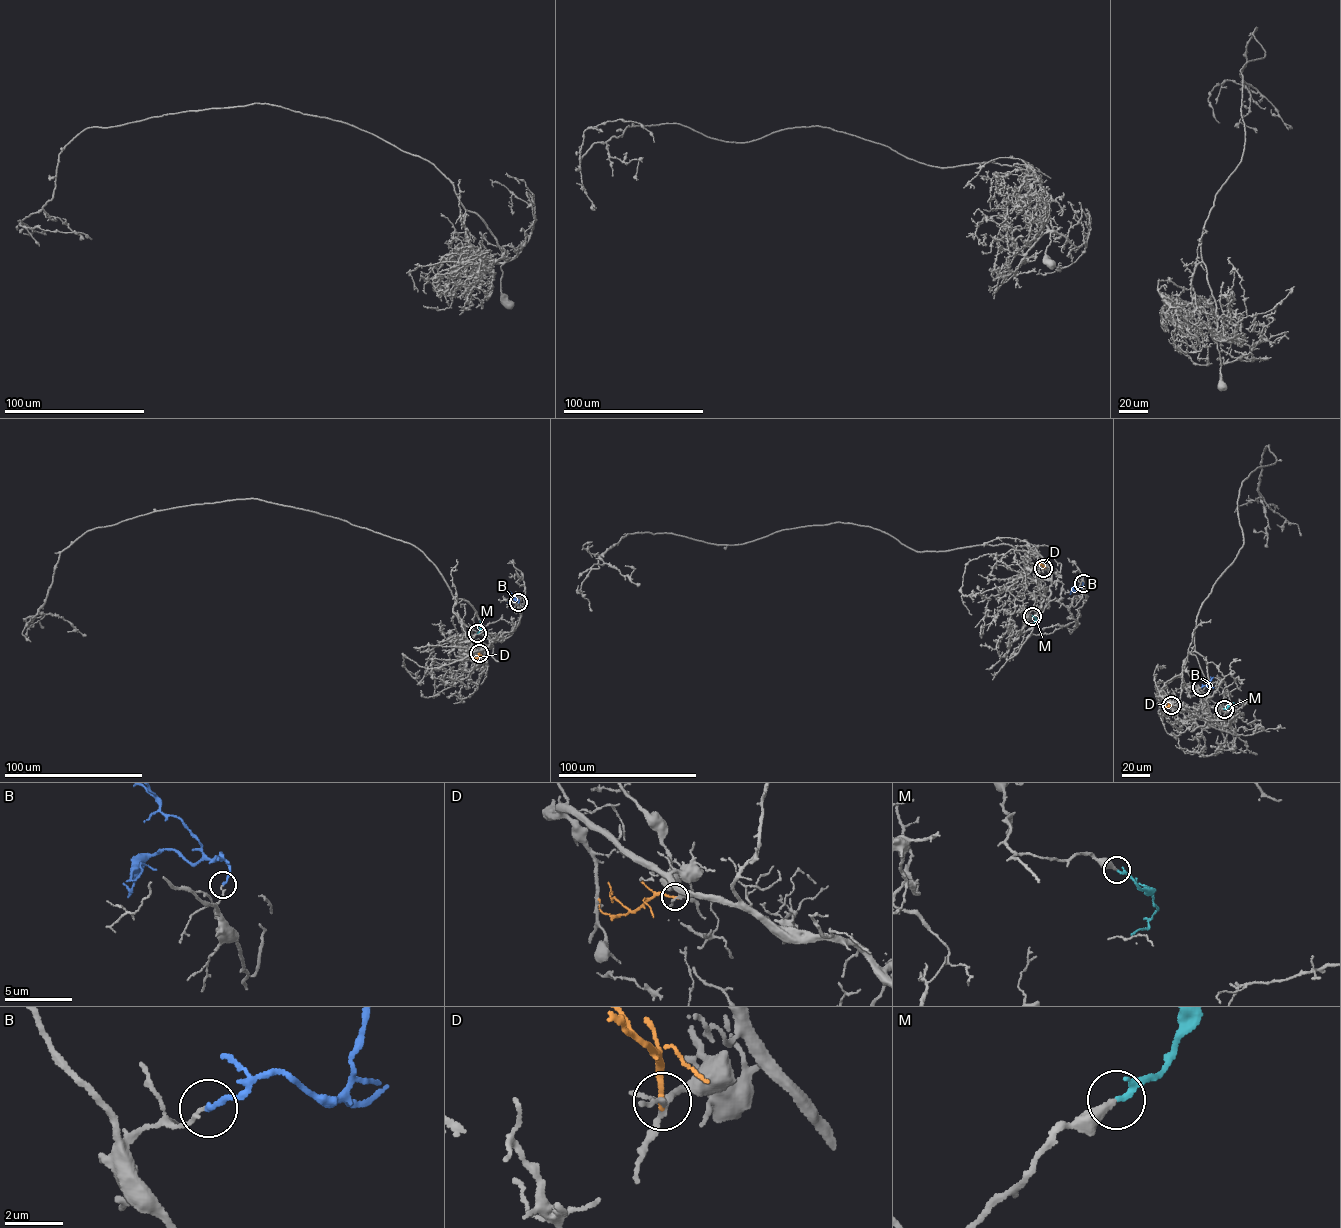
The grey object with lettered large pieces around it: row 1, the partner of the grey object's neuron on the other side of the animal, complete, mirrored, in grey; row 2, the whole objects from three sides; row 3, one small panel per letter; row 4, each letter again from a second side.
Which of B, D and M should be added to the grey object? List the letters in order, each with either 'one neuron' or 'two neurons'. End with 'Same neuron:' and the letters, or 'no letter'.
B: two neurons
D: two neurons
M: one neuron
Same neuron: M

